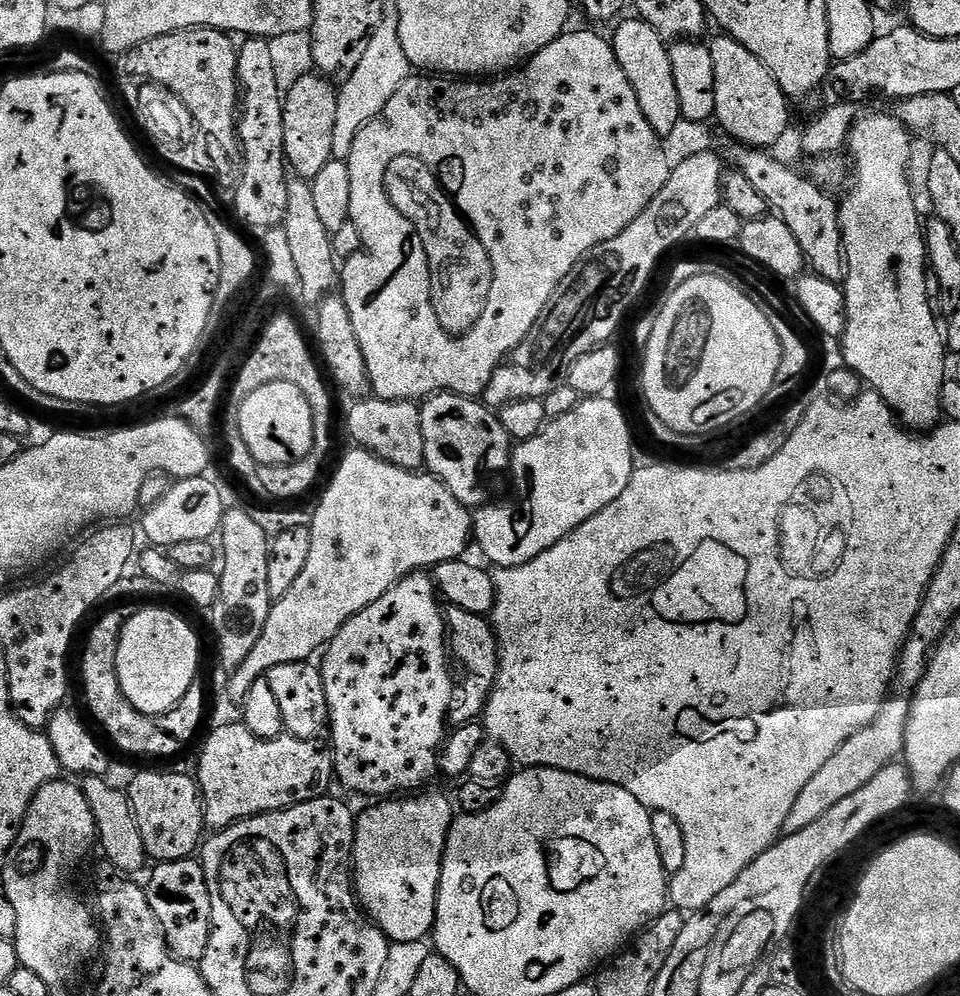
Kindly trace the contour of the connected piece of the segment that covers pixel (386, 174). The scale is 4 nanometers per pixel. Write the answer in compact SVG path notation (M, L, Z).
M565 31L564 35L559 36L554 42L550 42L550 46L546 46L523 66L517 67L491 82L469 82L464 78L445 78L440 74L413 74L402 82L402 86L398 86L398 94L394 94L394 98L390 98L390 102L386 102L386 110L382 110L382 114L378 114L378 118L370 121L358 134L358 138L354 138L354 150L350 150L346 163L350 170L350 223L358 226L360 250L355 252L349 260L343 261L342 288L344 284L344 289L342 289L342 295L346 302L346 310L350 310L350 322L354 322L354 334L358 334L358 346L362 346L362 358L366 358L368 383L375 395L387 400L414 400L417 402L434 396L437 392L456 392L459 396L479 397L496 367L506 359L508 353L516 348L518 342L522 342L522 338L526 338L526 334L534 326L534 322L538 322L538 318L544 312L544 307L550 302L550 298L556 287L562 282L562 278L566 278L566 274L570 274L573 266L590 249L620 234L634 218L638 218L638 214L642 214L642 210L656 197L658 190L662 190L662 186L666 186L670 163L668 164L668 156L664 153L665 141L656 133L654 126L650 126L650 122L646 122L646 114L642 114L642 106L638 106L638 94L634 94L634 86L630 86L630 78L626 78L622 66L618 66L618 58L612 49L611 39L604 37L603 40L596 32L572 31Z

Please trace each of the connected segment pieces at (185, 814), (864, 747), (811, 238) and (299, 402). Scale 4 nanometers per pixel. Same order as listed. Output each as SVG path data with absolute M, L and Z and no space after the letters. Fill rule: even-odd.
M140 772L129 782L126 795L136 819L138 834L142 834L144 851L151 859L153 856L153 861L182 860L197 851L202 840L200 828L204 801L191 775L183 776L180 772Z
M900 696L886 700L879 705L874 719L857 728L851 736L845 737L832 751L832 756L808 779L804 789L800 791L796 800L792 801L792 808L786 819L788 828L790 826L796 828L792 830L803 830L817 823L832 805L837 804L842 798L852 796L859 788L864 788L883 770L885 764L895 757L892 755L901 751L904 745L904 726L908 721L909 701Z
M720 134L716 144L719 155L729 165L732 163L732 166L742 174L746 174L754 190L758 190L758 194L762 194L762 198L768 203L769 209L774 210L775 215L779 216L782 222L786 222L786 226L790 226L790 234L794 234L794 238L798 238L798 246L802 246L807 267L815 275L827 280L836 280L838 276L836 272L843 273L846 268L840 238L840 214L837 201L835 199L832 201L824 193L827 191L805 173L804 177L802 173L787 168L782 161L775 160L770 154L771 151L741 144L740 141L724 134Z
M270 382L266 386L258 386L258 390L241 402L238 422L241 436L257 465L293 464L306 458L312 449L317 425L310 402L306 402L306 394L302 394L298 386L290 386L290 382Z

